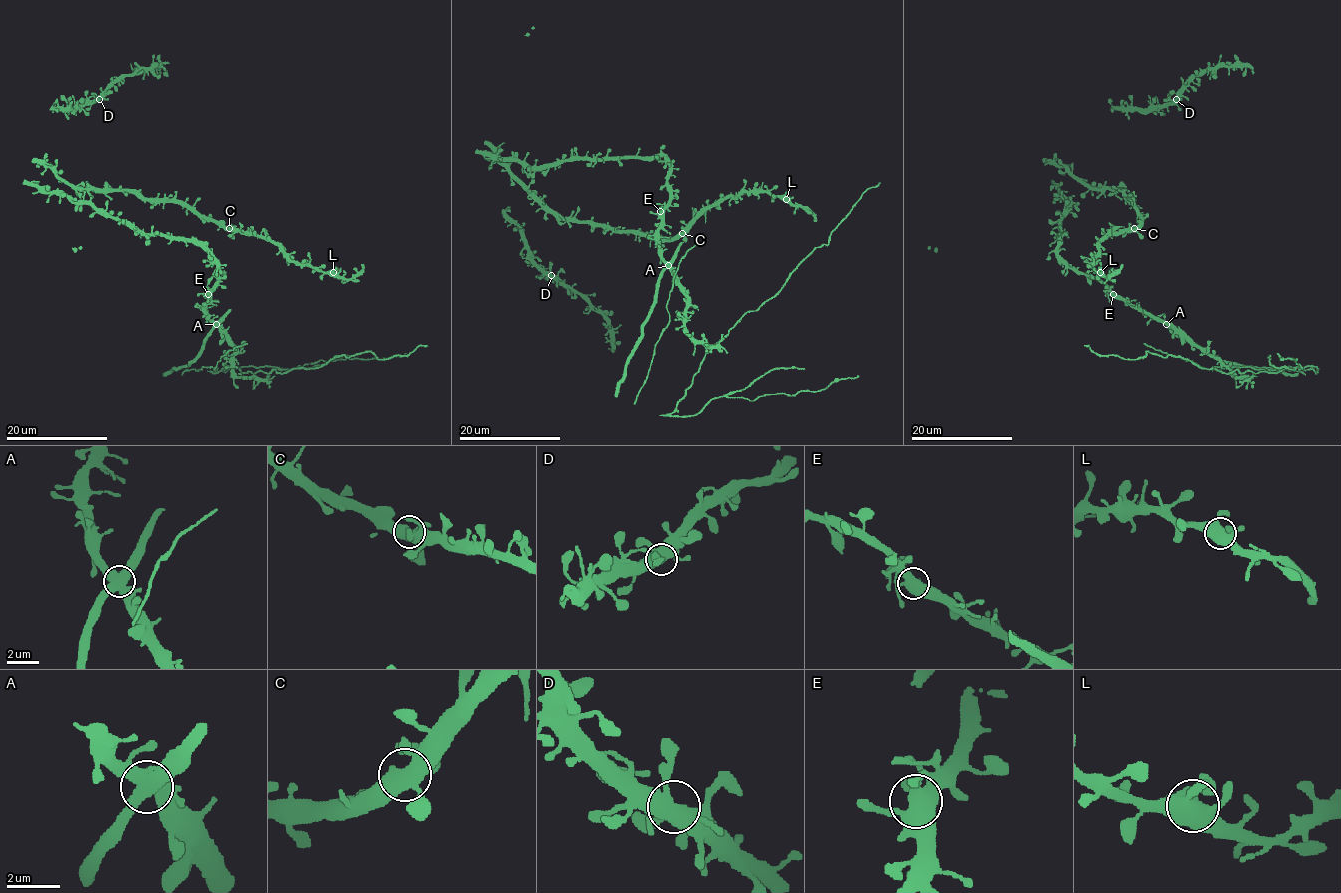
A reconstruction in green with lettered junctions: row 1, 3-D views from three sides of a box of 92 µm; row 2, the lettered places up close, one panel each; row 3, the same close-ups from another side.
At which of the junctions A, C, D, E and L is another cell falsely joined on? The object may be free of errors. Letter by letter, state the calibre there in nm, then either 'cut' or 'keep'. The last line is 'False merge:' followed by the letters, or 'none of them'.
A: calibre 550 nm; cut
C: calibre 500 nm; keep
D: calibre 500 nm; keep
E: calibre 550 nm; keep
L: calibre 500 nm; keep
False merge: A

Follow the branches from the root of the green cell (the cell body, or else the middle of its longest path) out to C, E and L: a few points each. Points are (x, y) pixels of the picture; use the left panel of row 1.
C: (214, 259), (191, 242), (141, 234), (89, 204), (77, 204), (76, 189), (123, 189), (185, 202), (229, 228)
E: (214, 259), (217, 285), (208, 294)
L: (214, 259), (77, 204), (76, 189), (185, 202), (333, 272)

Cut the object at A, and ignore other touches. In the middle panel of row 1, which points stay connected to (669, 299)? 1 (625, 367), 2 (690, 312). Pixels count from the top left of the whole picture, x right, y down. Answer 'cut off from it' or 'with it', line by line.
1: with it
2: cut off from it

